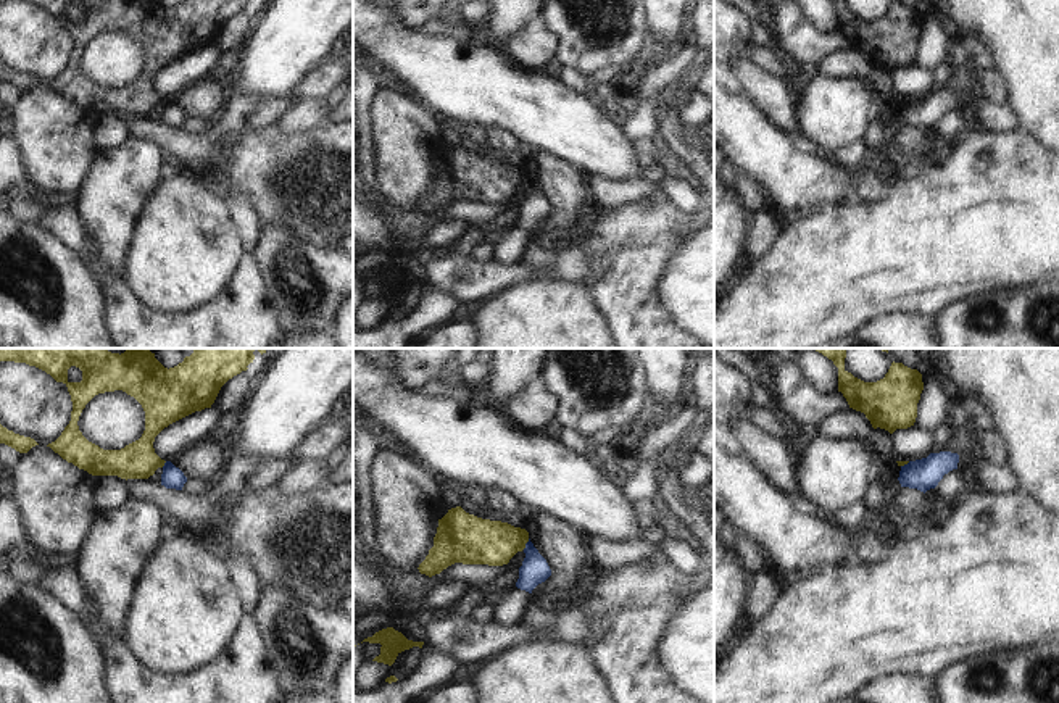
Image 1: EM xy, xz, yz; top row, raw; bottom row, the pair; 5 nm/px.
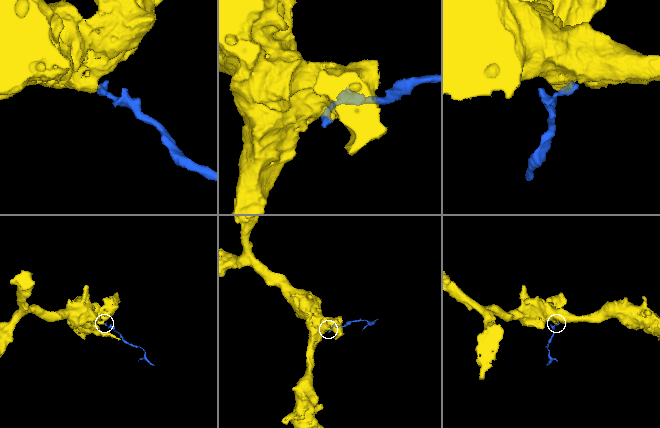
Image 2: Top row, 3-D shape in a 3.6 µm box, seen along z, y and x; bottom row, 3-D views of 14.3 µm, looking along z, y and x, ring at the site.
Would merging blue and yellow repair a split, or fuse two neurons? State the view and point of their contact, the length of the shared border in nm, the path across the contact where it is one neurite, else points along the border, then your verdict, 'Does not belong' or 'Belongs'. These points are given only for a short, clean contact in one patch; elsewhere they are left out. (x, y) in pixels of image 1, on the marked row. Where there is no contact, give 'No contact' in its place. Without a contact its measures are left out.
Touches blue at xz (526, 544). Shared border 70 nm. Boundary: xz (529, 539), (523, 549). Does not belong.

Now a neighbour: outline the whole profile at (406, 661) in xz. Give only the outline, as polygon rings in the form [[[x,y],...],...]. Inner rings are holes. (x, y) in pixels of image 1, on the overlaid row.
[[[419,647],[398,653],[395,663],[390,666],[390,676],[395,676],[398,680],[409,676],[417,668],[419,658]]]

